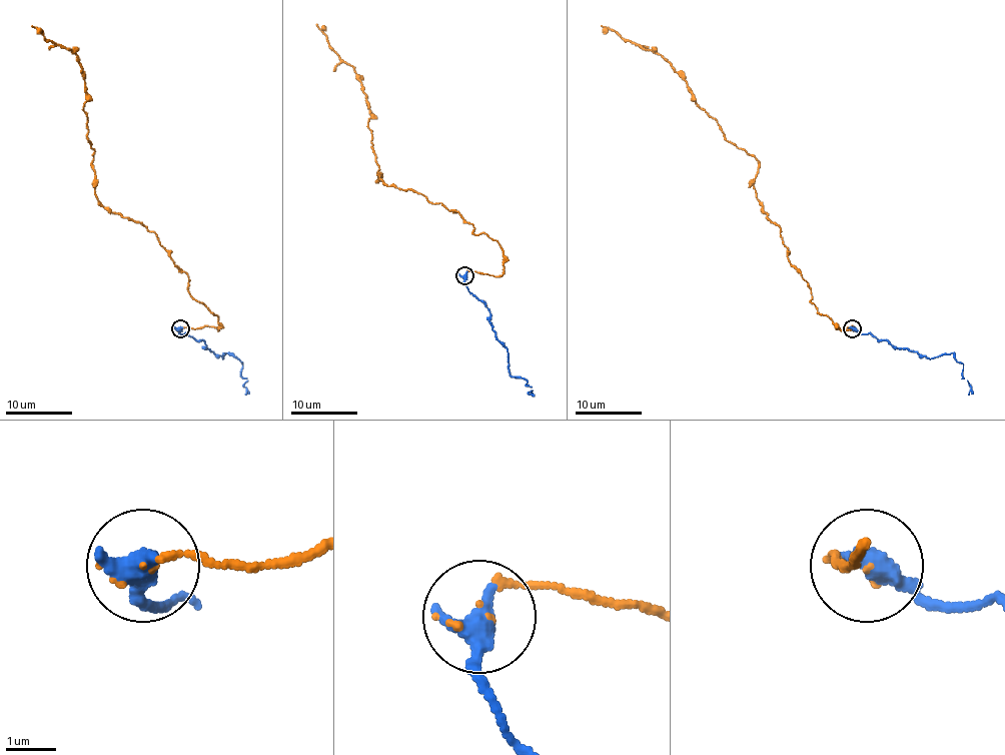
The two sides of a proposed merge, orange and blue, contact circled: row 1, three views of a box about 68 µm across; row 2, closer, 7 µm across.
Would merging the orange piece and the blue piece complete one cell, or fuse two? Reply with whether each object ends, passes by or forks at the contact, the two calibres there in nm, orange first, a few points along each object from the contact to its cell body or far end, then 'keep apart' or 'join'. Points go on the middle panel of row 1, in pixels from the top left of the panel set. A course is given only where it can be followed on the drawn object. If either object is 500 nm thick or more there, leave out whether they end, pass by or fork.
70/550 nm | orange via (466, 275), (503, 274), (499, 244), (472, 234), (472, 224), (457, 212), (376, 180), (363, 86), (316, 24) | blue via (464, 275), (466, 287), (487, 309), (494, 337), (507, 348), (508, 372), (527, 381), (530, 394), (535, 396) | join

